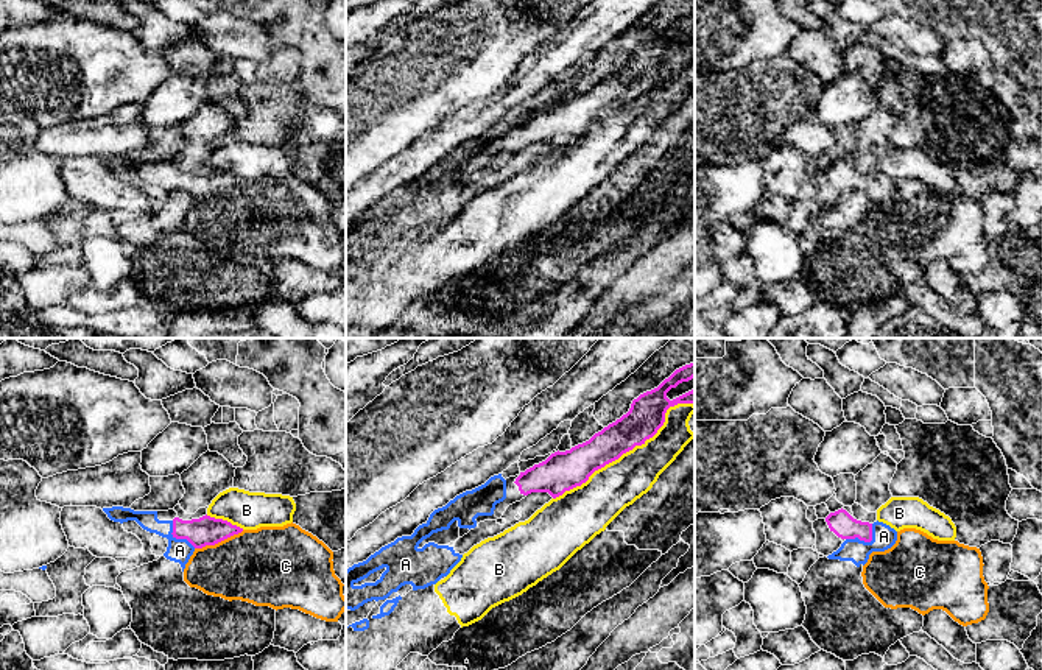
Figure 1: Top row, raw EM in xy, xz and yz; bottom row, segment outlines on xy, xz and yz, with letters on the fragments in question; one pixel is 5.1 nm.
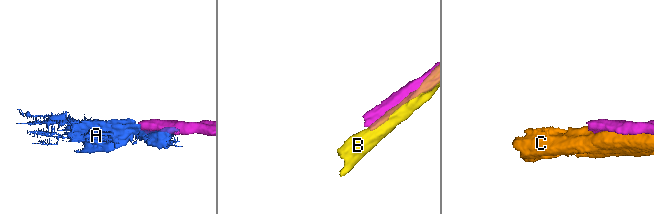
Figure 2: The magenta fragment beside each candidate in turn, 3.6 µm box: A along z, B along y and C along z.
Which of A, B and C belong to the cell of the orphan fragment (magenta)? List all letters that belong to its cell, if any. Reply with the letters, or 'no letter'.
A

